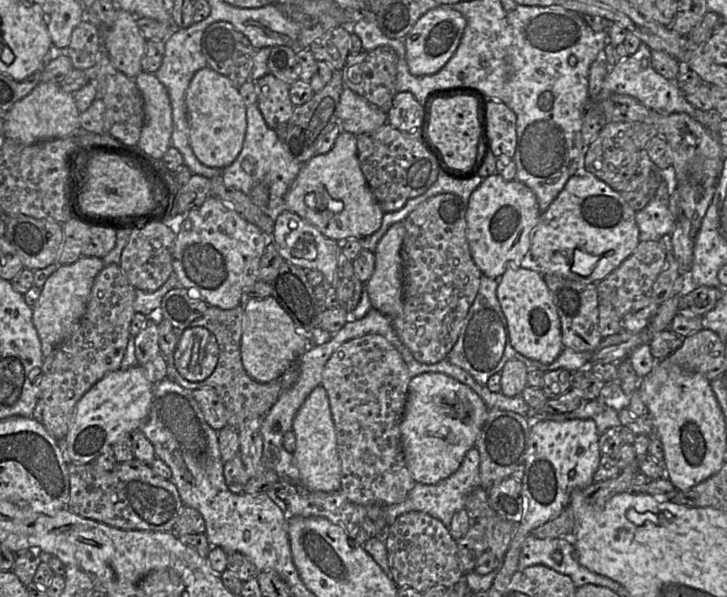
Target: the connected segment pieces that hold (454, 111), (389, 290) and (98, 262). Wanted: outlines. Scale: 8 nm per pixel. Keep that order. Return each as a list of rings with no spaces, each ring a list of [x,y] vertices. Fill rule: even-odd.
[[[459,95],[433,101],[427,134],[449,166],[466,168],[475,165],[481,136],[480,110],[480,99],[475,96]]]
[[[396,222],[389,227],[377,244],[374,252],[374,272],[366,282],[366,289],[372,307],[390,319],[400,315],[404,306],[404,265],[402,257],[404,237],[404,222]]]
[[[81,256],[72,264],[61,265],[47,278],[32,314],[44,357],[68,339],[76,329],[86,311],[94,280],[104,266],[103,258]]]

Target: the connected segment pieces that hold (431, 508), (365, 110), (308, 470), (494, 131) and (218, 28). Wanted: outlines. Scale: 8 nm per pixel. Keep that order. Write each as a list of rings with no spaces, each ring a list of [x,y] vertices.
[[[474,446],[468,450],[460,467],[451,476],[437,484],[421,484],[417,482],[401,503],[384,505],[384,507],[381,507],[382,510],[367,510],[367,518],[373,522],[383,519],[388,522],[389,526],[398,516],[404,513],[420,511],[437,518],[449,529],[454,514],[465,508],[467,496],[479,486],[481,486],[480,454],[476,446]]]
[[[344,87],[338,105],[338,122],[343,131],[355,136],[374,131],[388,122],[387,113],[348,87]]]
[[[319,385],[306,398],[293,420],[296,448],[293,464],[303,485],[310,491],[335,492],[341,489],[341,463],[337,450],[335,425],[326,389]]]
[[[488,99],[487,121],[491,151],[496,157],[514,157],[517,146],[516,114],[505,103]]]
[[[217,21],[208,26],[201,48],[207,67],[228,77],[237,87],[249,81],[257,50],[231,23]]]

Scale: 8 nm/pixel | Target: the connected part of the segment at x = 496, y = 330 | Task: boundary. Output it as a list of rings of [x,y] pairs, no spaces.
[[[484,274],[481,275],[478,293],[462,323],[458,340],[447,354],[449,362],[465,370],[479,384],[485,386],[487,386],[489,377],[500,372],[505,363],[511,359],[518,359],[529,369],[538,369],[542,372],[562,368],[574,373],[585,367],[591,358],[592,352],[576,352],[570,348],[564,347],[555,361],[551,364],[543,364],[523,356],[512,347],[507,320],[503,314],[496,293],[500,279],[501,277],[490,278]]]

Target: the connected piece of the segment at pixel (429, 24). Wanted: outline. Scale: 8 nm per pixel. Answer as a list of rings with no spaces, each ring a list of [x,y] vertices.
[[[439,4],[424,13],[403,39],[410,73],[422,76],[438,72],[456,51],[466,23],[465,17],[452,5]]]

